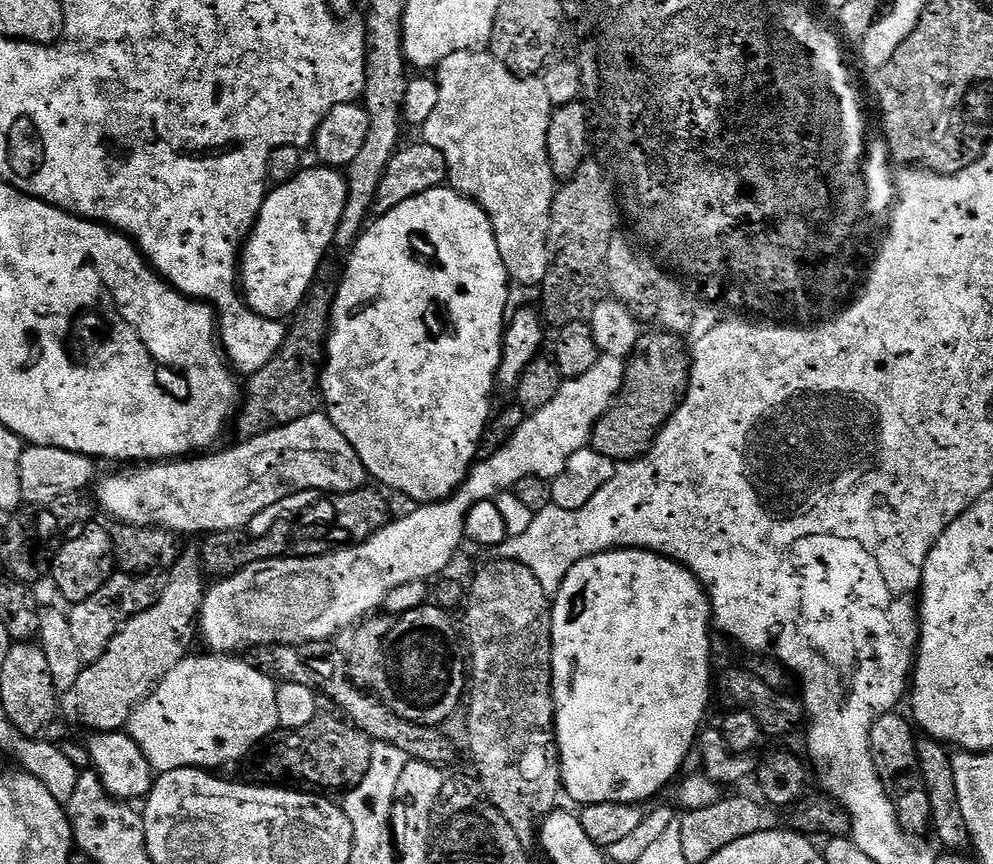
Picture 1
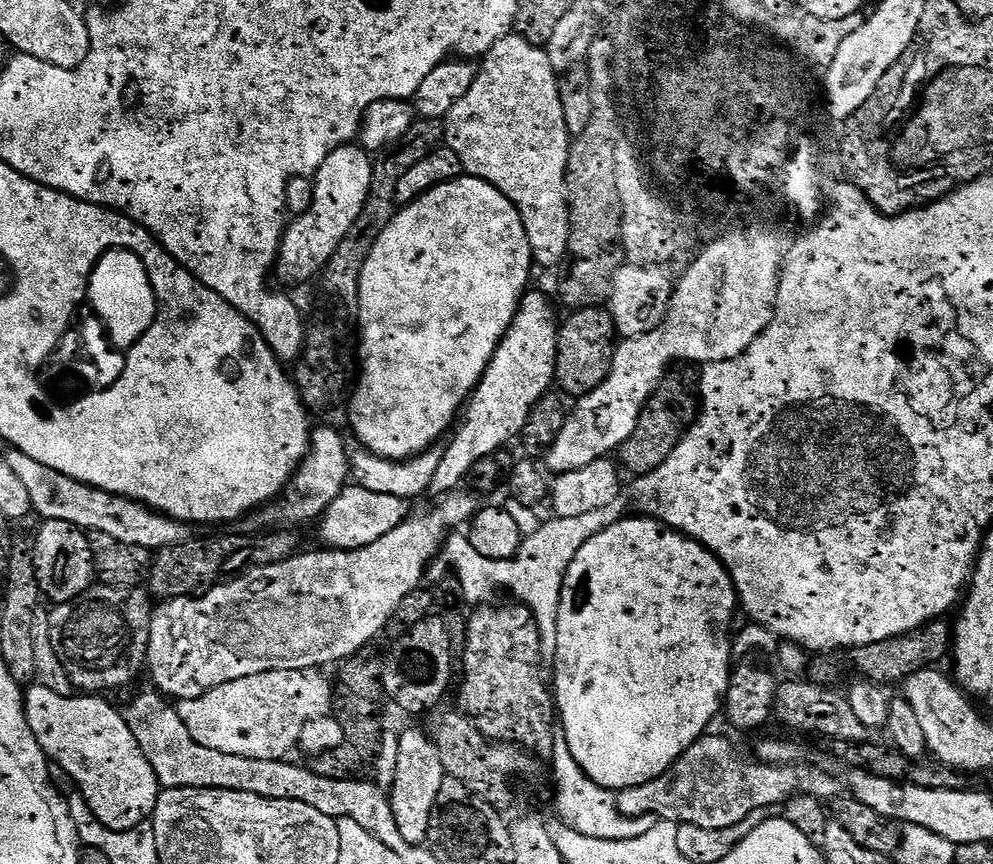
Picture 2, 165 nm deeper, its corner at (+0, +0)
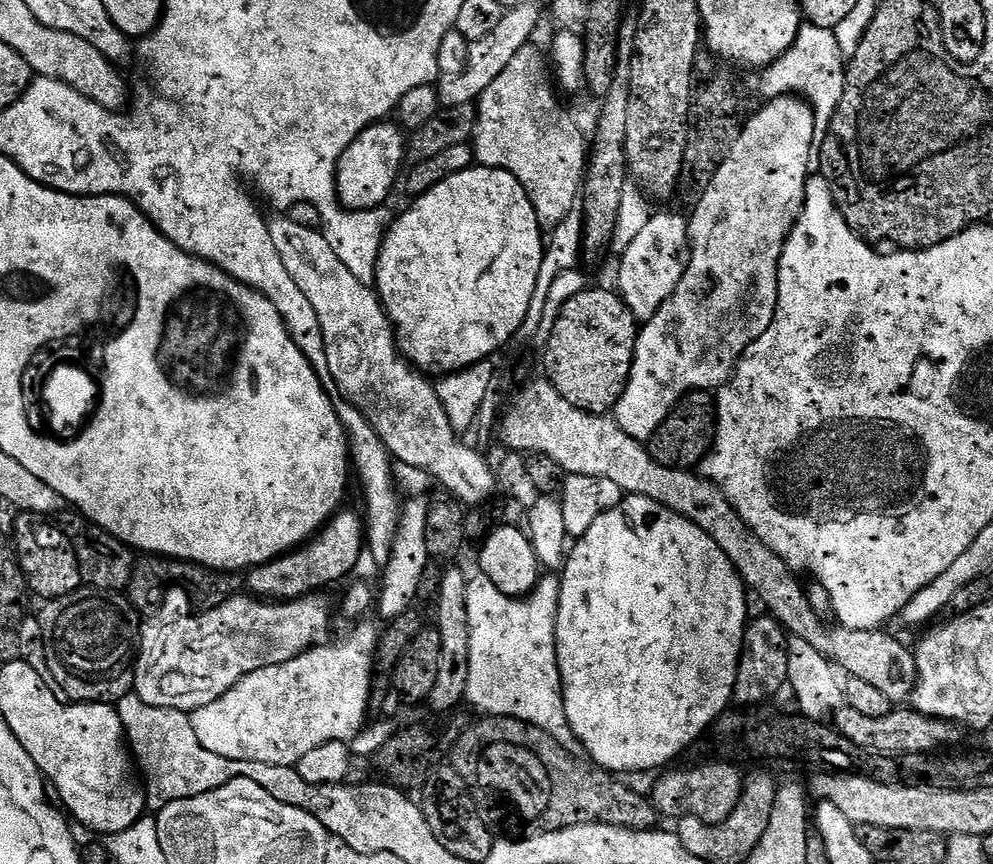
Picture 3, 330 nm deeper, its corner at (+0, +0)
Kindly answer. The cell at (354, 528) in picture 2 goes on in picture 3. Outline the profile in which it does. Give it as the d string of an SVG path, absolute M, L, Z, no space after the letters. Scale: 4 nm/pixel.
M341 510L312 537L306 544L300 545L299 548L288 552L285 556L278 556L268 564L259 564L256 568L251 569L246 576L246 588L251 595L261 600L271 600L273 602L283 602L286 600L301 600L304 596L323 593L324 588L331 584L336 584L339 580L350 577L356 571L356 563L359 555L366 548L365 539L365 521L361 513L347 512Z

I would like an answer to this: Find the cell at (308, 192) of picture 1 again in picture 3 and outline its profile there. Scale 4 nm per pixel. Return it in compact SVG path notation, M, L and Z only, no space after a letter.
M392 122L372 124L362 130L342 154L336 171L336 194L347 211L370 212L387 205L396 179L401 179L406 164L406 132L399 123L388 123Z

